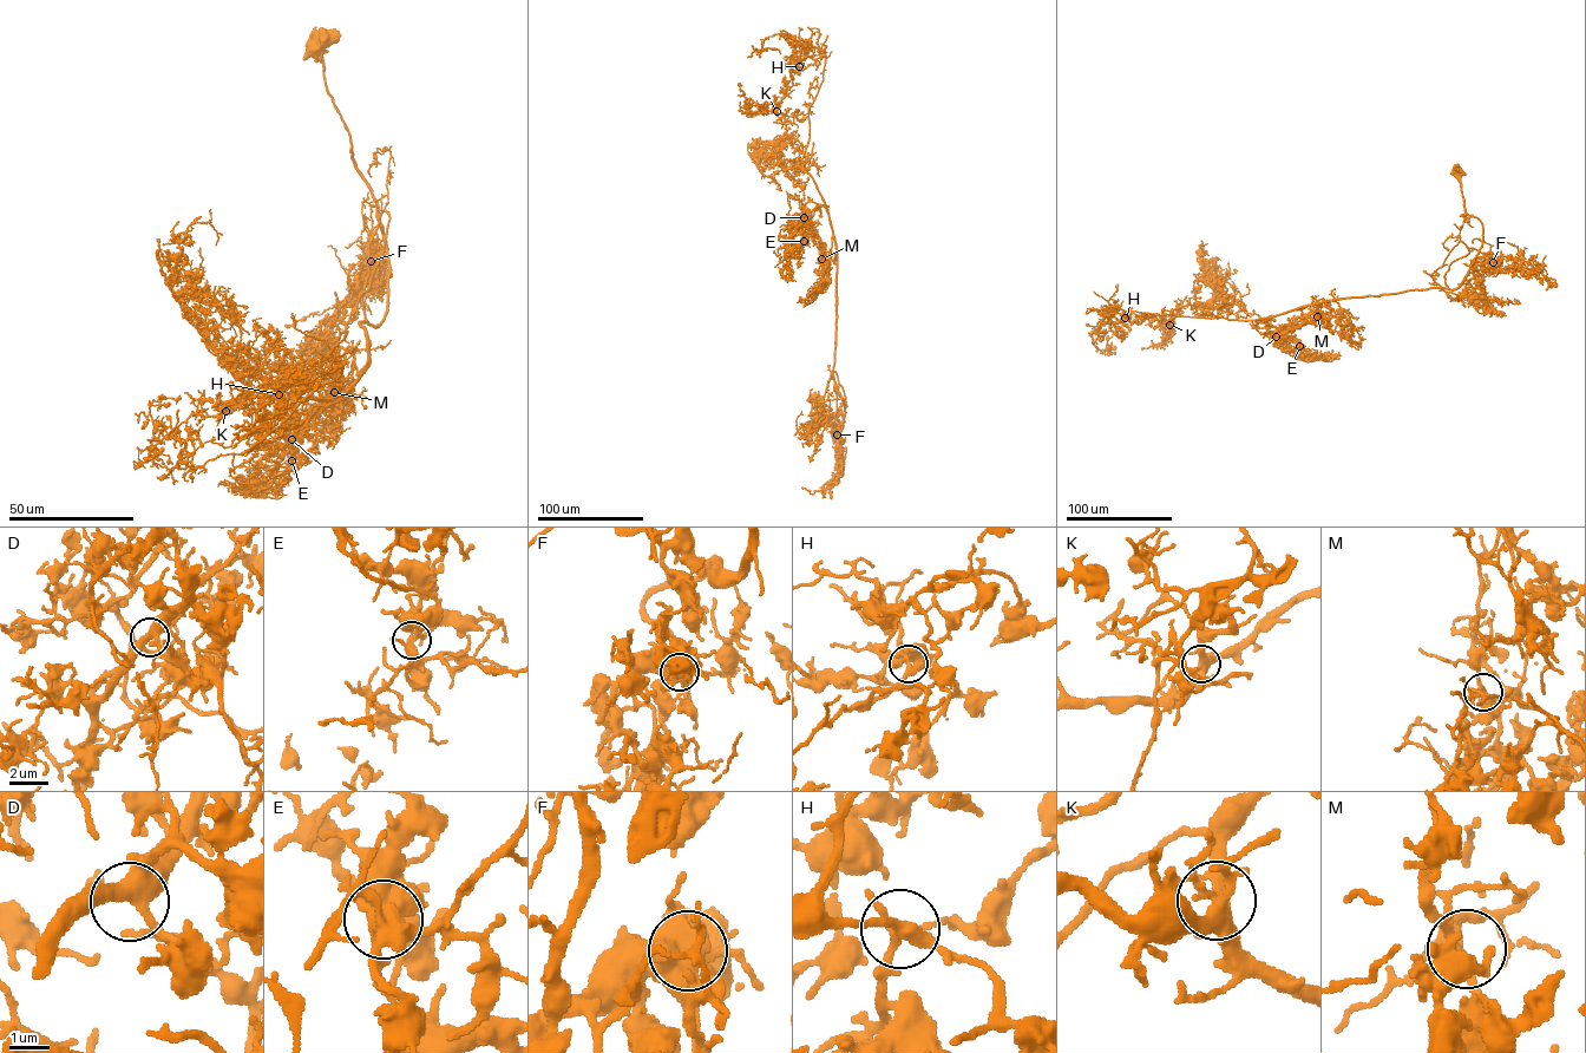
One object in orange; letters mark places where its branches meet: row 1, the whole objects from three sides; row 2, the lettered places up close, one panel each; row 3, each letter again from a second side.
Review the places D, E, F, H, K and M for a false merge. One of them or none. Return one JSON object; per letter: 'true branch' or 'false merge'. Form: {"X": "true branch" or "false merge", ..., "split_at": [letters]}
{"D": "true branch", "E": "true branch", "F": "true branch", "H": "true branch", "K": "true branch", "M": "true branch", "split_at": []}

